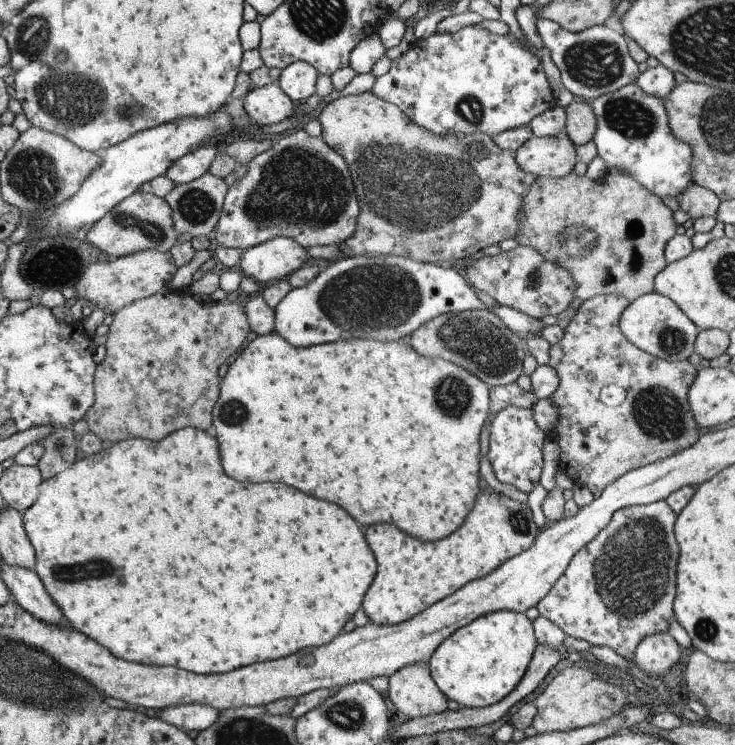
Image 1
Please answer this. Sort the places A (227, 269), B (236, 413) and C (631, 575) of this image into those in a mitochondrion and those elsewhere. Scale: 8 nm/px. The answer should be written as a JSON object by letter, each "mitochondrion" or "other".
{"A":"other","B":"mitochondrion","C":"mitochondrion"}

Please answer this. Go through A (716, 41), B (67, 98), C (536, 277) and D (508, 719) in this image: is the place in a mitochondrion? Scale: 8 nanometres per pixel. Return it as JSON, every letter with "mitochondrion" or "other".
{"A":"mitochondrion","B":"mitochondrion","C":"mitochondrion","D":"other"}

